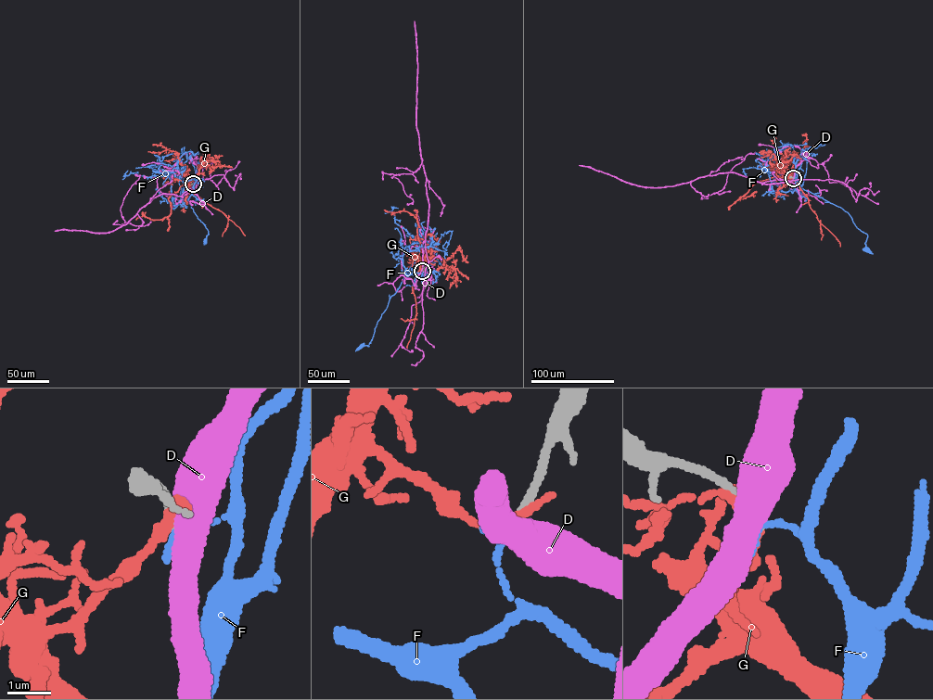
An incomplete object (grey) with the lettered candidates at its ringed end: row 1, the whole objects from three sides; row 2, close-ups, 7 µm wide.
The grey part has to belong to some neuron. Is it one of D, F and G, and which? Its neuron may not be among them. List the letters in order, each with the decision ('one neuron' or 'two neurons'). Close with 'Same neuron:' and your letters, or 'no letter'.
D: two neurons
F: two neurons
G: two neurons
Same neuron: no letter

